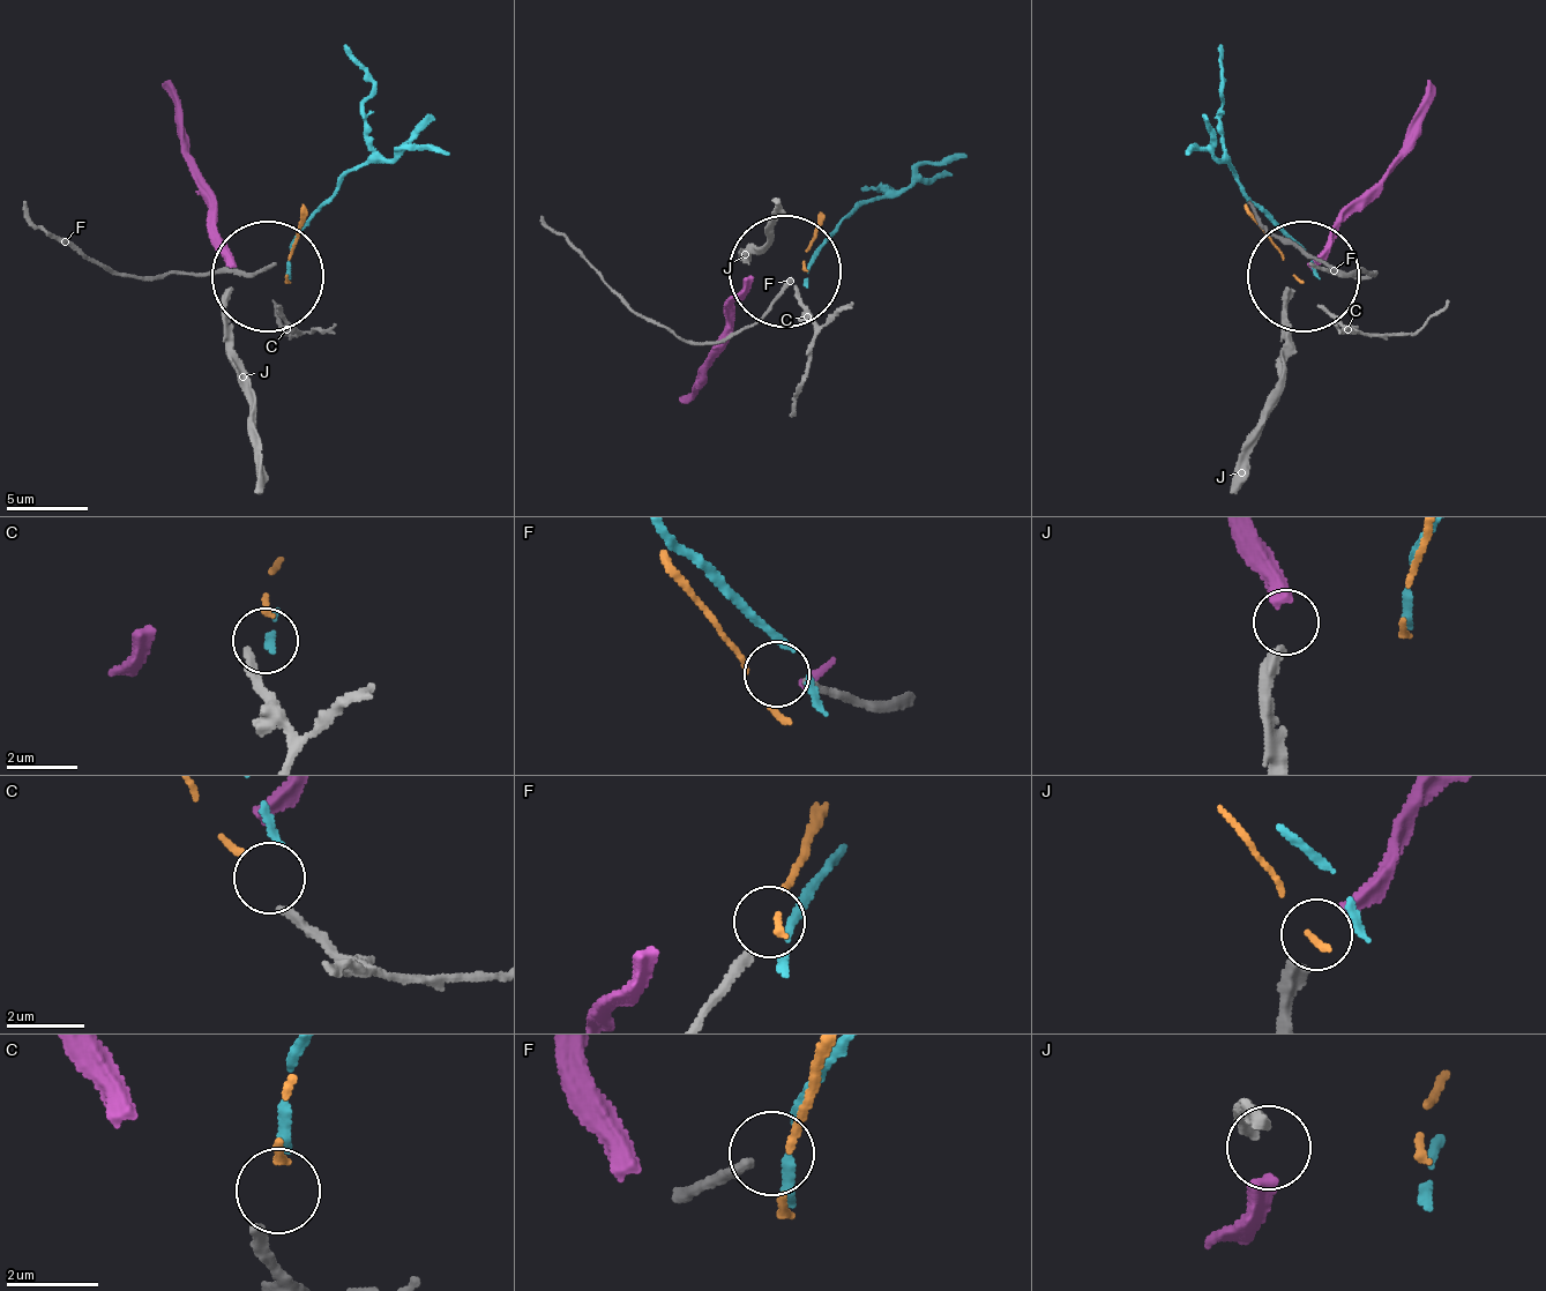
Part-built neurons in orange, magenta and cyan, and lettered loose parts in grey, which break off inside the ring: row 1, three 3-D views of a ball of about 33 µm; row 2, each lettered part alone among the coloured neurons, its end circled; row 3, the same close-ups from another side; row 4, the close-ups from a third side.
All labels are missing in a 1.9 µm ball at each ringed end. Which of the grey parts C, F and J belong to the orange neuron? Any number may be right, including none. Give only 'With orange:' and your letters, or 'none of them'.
With orange: C

